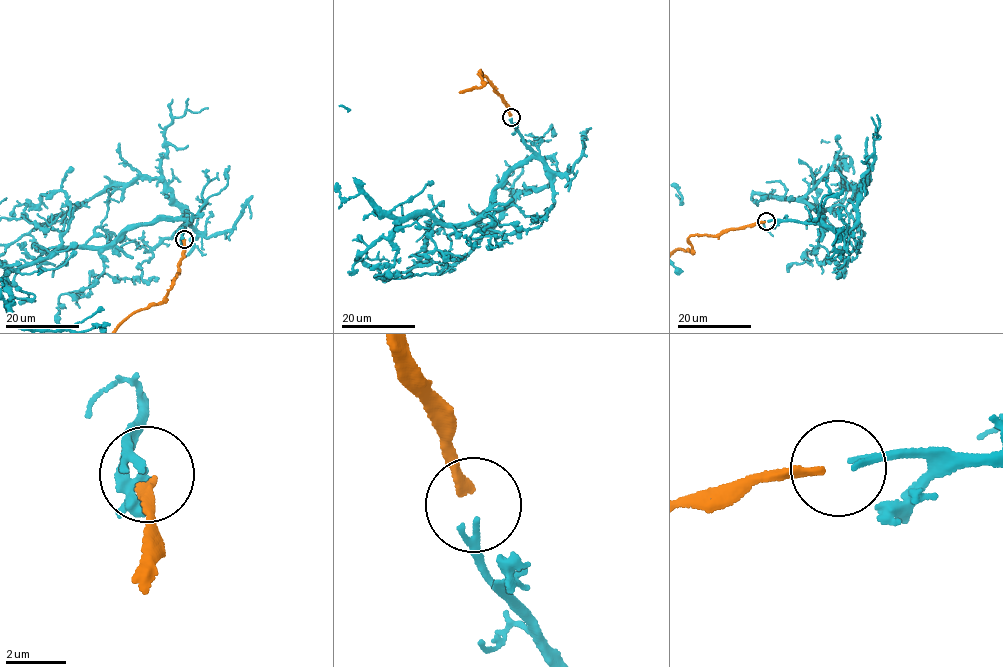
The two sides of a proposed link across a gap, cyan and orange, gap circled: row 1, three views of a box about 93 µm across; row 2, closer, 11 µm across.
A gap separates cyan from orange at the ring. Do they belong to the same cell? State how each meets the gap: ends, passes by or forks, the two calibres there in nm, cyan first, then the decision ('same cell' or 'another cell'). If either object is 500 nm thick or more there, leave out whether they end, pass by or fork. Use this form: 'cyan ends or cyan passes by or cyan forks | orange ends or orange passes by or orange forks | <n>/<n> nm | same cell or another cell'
cyan passes by | orange ends | 160/320 nm | same cell

